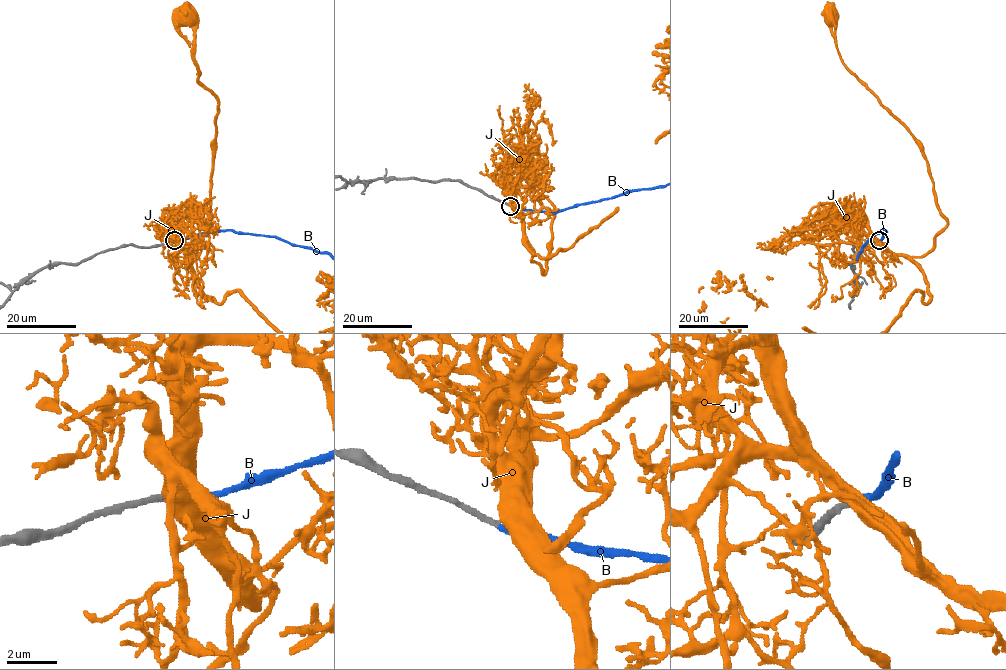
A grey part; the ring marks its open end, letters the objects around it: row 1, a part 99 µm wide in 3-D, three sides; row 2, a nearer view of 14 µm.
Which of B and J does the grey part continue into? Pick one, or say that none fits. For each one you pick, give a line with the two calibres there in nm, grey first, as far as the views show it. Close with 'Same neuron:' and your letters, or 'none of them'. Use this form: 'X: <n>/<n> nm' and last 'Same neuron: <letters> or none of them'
B: 240/190 nm
Same neuron: B

